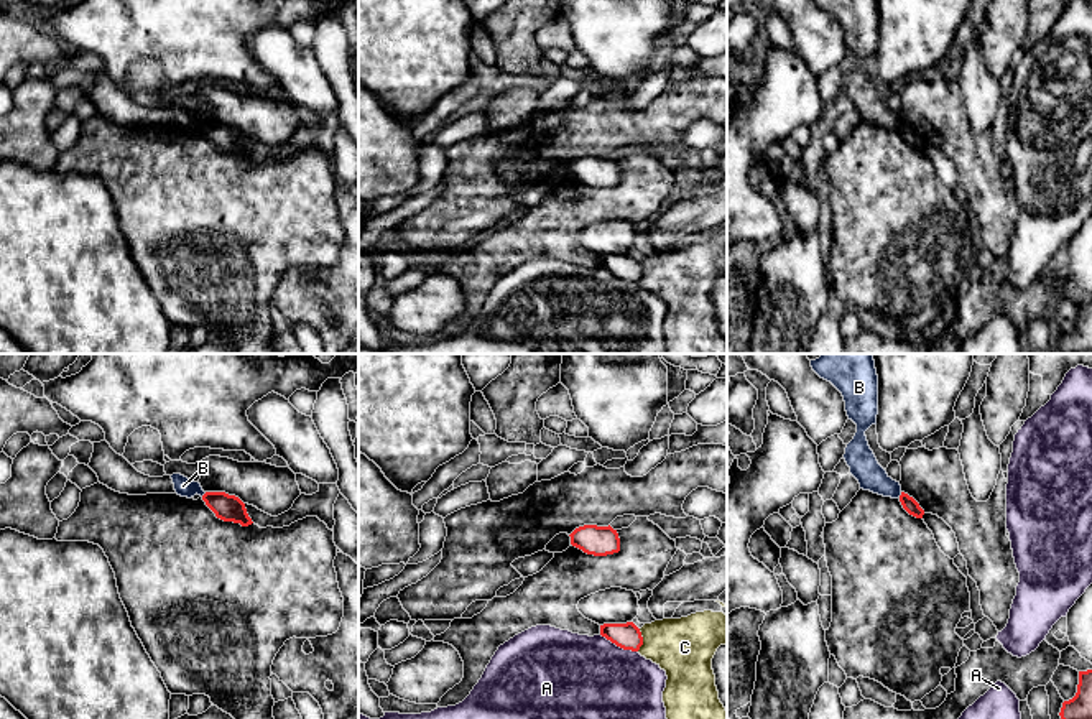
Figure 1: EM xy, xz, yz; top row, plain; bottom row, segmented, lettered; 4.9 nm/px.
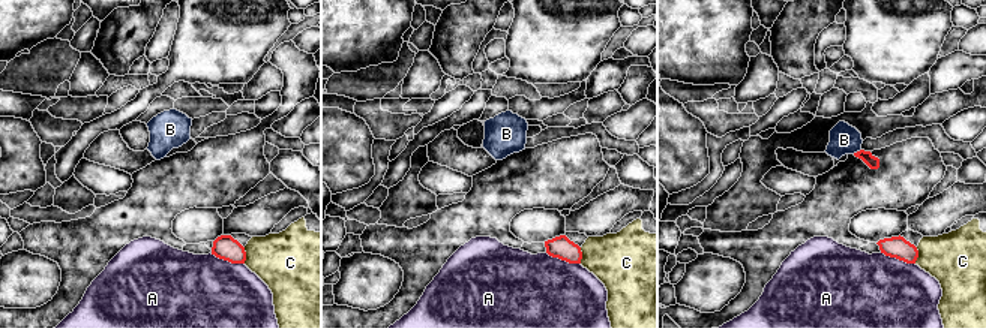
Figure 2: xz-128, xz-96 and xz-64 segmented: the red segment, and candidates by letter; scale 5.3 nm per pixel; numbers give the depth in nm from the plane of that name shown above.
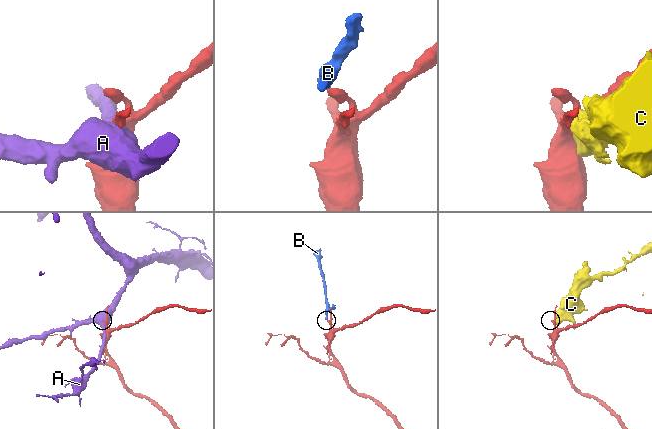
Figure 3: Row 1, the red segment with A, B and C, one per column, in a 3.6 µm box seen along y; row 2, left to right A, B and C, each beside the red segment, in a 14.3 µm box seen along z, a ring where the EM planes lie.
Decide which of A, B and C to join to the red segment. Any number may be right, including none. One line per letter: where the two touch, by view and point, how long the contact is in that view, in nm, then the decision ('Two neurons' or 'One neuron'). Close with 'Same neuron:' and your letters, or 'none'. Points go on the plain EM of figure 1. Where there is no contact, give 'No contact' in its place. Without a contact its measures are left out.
A: Touches red at xz (619, 277). Shared border 200 nm. Two neurons
B: Touches red at xy (204, 125). Shared border 40 nm. Two neurons
C: Touches red at xz (642, 272). Shared border 110 nm. Two neurons
Same neuron: none

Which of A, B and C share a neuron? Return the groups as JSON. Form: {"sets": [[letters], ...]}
{"sets": [["A"], ["B"], ["C"]]}

